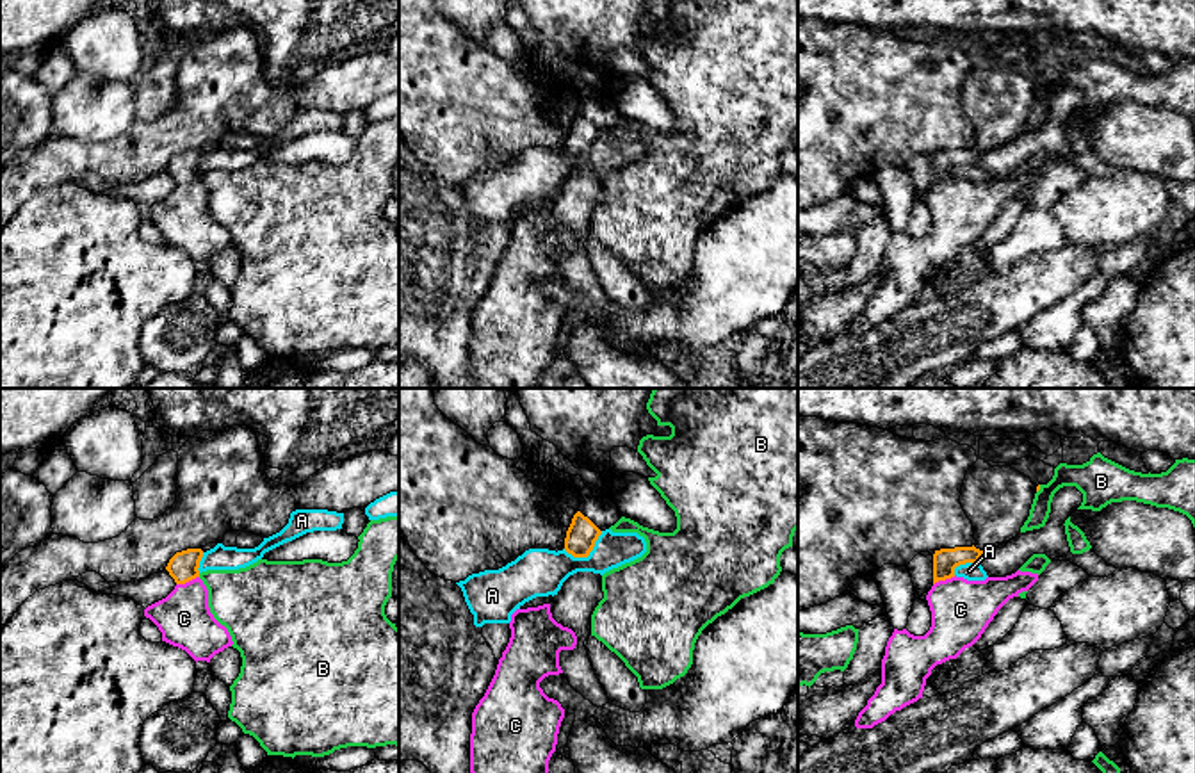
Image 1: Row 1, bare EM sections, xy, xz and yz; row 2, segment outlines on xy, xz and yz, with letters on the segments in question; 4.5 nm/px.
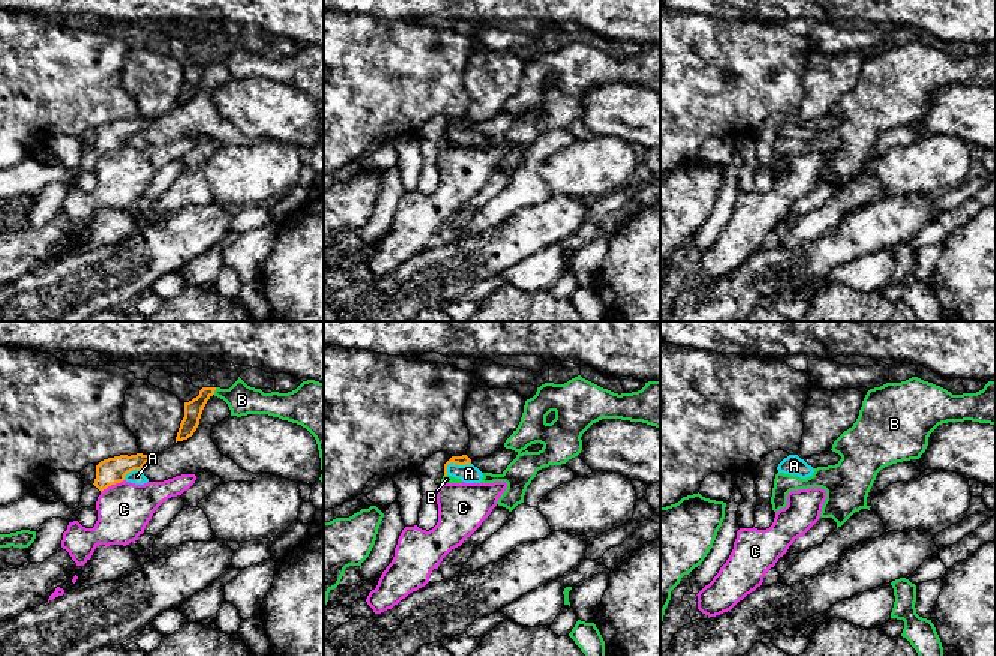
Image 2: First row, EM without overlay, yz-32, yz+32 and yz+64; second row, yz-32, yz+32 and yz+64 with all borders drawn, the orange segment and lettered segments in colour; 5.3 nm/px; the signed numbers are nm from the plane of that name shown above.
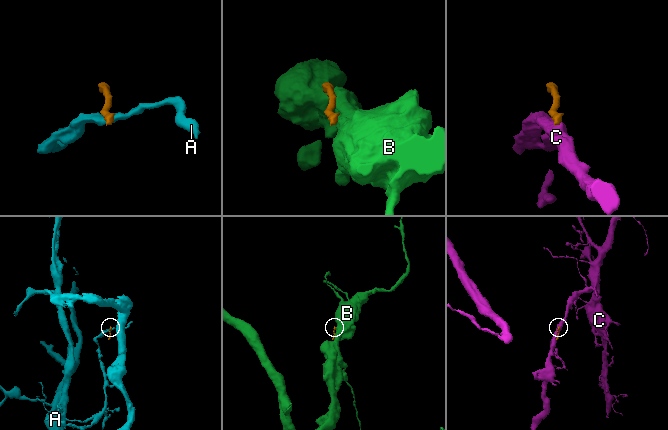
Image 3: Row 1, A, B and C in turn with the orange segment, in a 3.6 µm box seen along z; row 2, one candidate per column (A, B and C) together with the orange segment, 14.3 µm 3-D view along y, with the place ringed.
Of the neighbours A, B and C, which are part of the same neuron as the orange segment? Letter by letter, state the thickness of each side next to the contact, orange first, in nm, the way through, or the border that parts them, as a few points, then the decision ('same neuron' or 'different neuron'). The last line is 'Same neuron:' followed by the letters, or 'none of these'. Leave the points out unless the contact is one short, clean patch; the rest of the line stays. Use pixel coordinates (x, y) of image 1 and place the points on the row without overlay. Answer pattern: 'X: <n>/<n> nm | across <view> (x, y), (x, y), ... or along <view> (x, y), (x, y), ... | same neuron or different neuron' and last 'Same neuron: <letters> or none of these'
A: 140/220 nm | along xz (602, 132), (586, 157), (572, 157), (563, 150) | different neuron
B: 20/160 nm | different neuron
C: 140/240 nm | along xy (198, 177), (177, 186) | different neuron
Same neuron: none of these

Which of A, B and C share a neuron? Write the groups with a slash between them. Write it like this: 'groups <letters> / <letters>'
groups A / B / C

